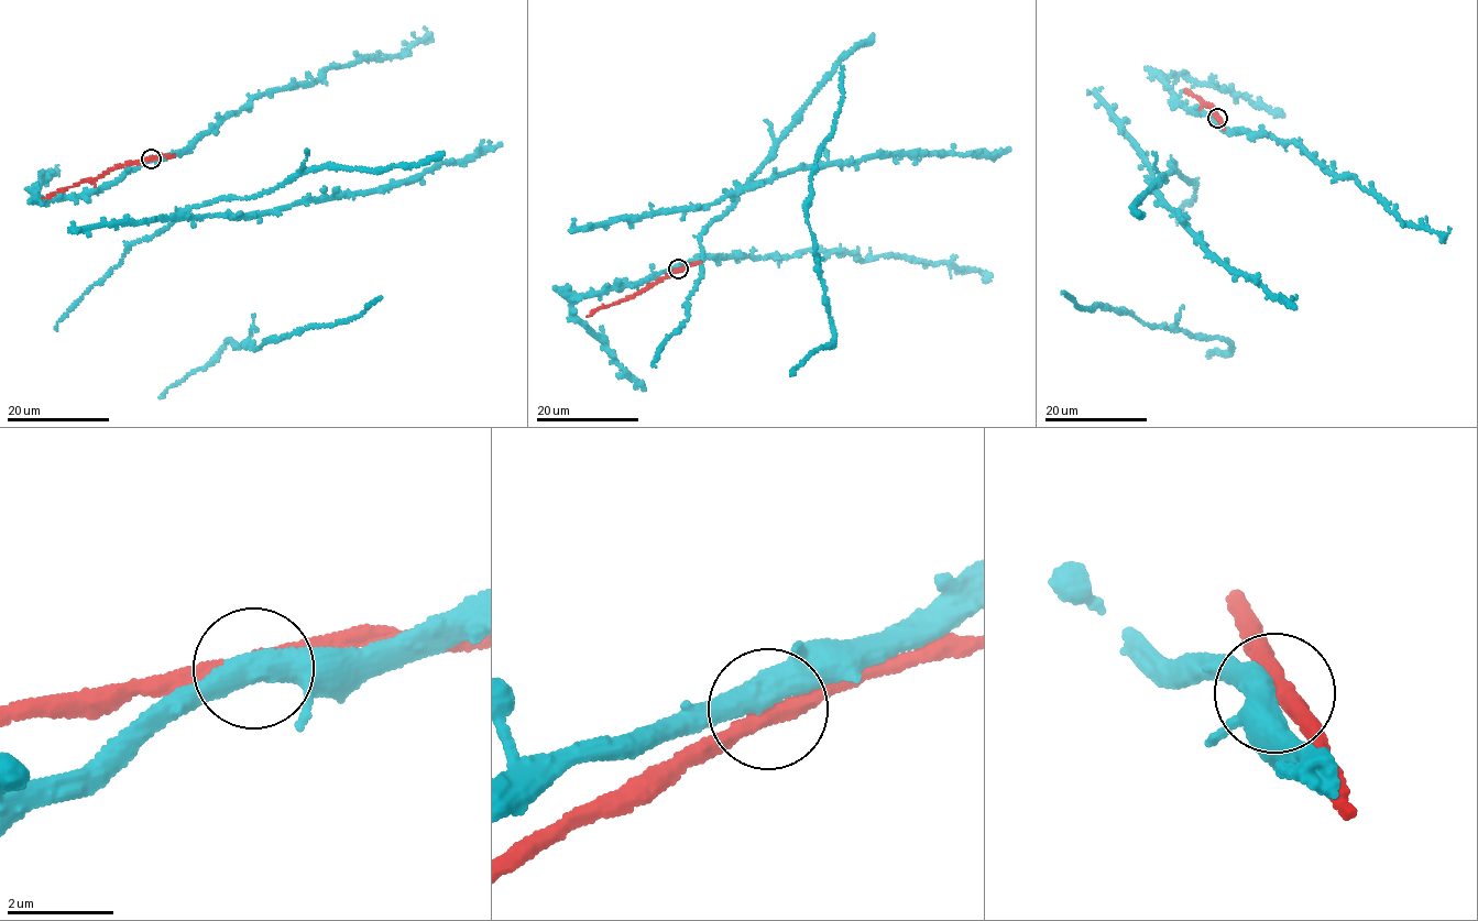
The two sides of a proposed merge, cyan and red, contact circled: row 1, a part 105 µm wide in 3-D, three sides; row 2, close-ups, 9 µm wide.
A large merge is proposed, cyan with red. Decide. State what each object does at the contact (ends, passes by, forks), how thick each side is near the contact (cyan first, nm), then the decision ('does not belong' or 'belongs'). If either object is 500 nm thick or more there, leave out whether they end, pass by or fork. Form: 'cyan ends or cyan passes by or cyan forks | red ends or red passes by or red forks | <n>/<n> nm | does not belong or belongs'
cyan forks | red passes by | 380/320 nm | does not belong

